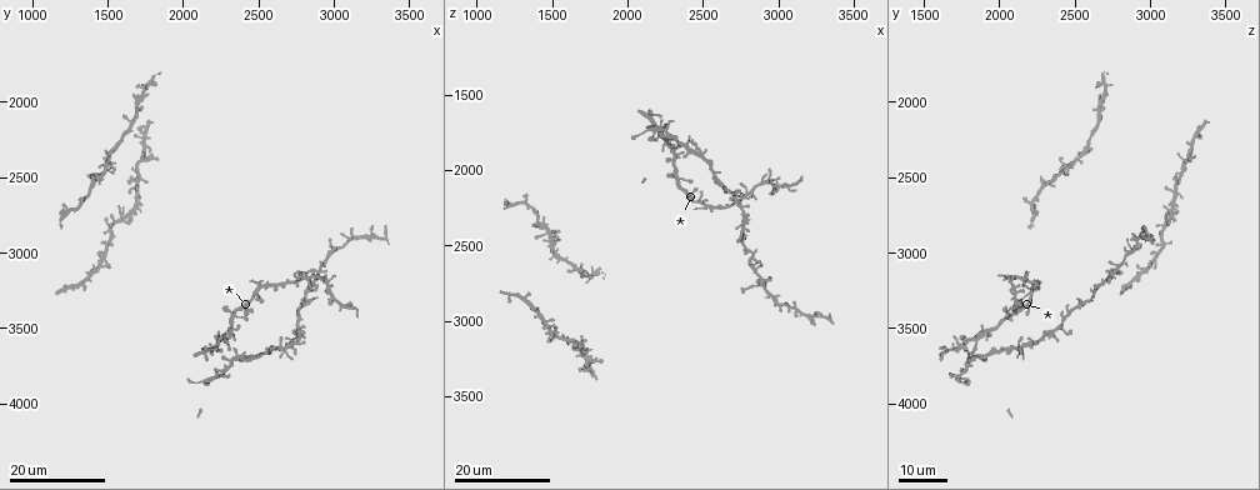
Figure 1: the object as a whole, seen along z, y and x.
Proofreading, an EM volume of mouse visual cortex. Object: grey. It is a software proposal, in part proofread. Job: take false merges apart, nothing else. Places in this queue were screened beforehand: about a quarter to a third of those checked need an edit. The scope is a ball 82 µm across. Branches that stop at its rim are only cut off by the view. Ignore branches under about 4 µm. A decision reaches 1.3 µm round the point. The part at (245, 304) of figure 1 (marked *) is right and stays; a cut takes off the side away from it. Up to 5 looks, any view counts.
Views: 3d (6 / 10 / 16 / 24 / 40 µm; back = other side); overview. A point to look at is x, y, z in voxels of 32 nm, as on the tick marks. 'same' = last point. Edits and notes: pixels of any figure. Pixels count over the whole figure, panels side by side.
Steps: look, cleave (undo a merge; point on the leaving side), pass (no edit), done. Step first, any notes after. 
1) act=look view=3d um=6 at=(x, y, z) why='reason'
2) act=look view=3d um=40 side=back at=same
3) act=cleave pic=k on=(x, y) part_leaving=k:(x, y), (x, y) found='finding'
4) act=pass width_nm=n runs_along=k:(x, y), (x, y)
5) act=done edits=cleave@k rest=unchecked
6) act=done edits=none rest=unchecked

act=look view=3d um=16 at=(2880, 3120, 2760) why='looks like a crossing'

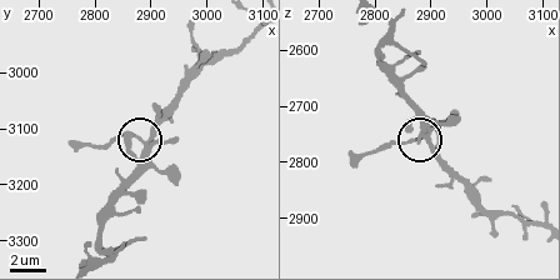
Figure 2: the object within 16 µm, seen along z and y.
act=look view=3d um=10 at=(2890, 3125, 2760) why='zoom in'

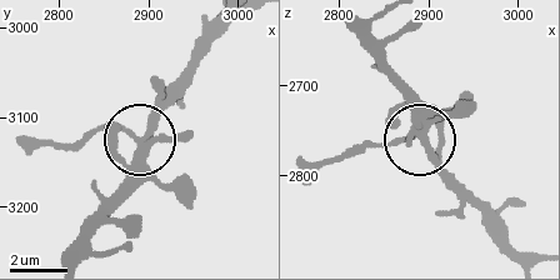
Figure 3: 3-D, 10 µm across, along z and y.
act=cleave pic=3 on=(84, 140) part_leaving=3:(399, 139), (330, 159), (304, 180) found='two neurons meet here'

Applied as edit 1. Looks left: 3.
act=look view=3d um=16 at=(3120, 3360, 2060) why='calibre changes'

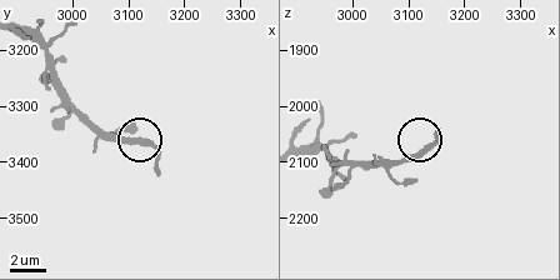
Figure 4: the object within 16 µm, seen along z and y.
act=look view=3d um=6 at=(3130, 3365, 2080)

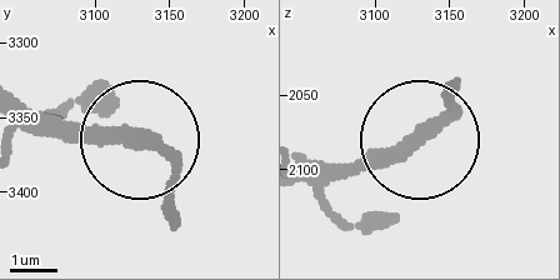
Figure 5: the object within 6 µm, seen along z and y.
act=pass width_nm=320 runs_along=5:(306, 164), (390, 159), (438, 128), (458, 84) found='all the same neuron'

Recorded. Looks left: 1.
act=done edits=cleave@3 rest=unchecked

